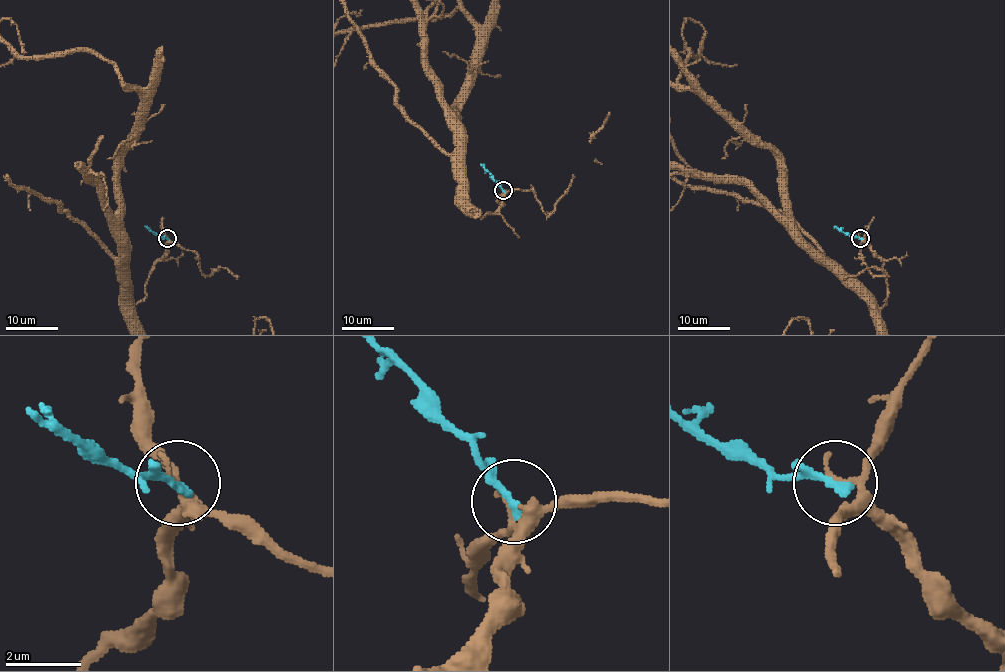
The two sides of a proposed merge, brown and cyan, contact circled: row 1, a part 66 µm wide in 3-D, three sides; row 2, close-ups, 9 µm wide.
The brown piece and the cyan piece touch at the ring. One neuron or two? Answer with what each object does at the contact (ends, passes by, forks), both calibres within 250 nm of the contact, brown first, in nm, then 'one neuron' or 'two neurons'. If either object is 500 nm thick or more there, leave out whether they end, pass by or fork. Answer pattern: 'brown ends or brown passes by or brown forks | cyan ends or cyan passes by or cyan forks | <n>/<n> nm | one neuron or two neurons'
brown passes by | cyan ends | 150/240 nm | two neurons

